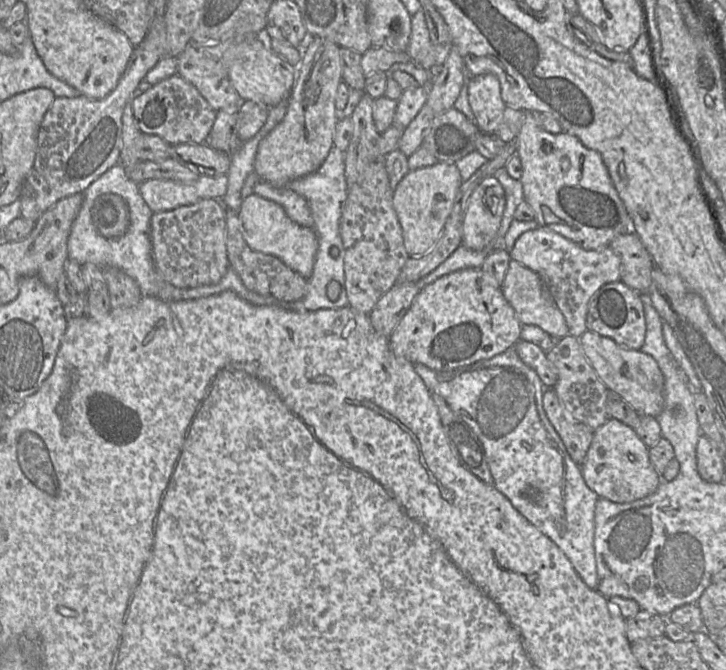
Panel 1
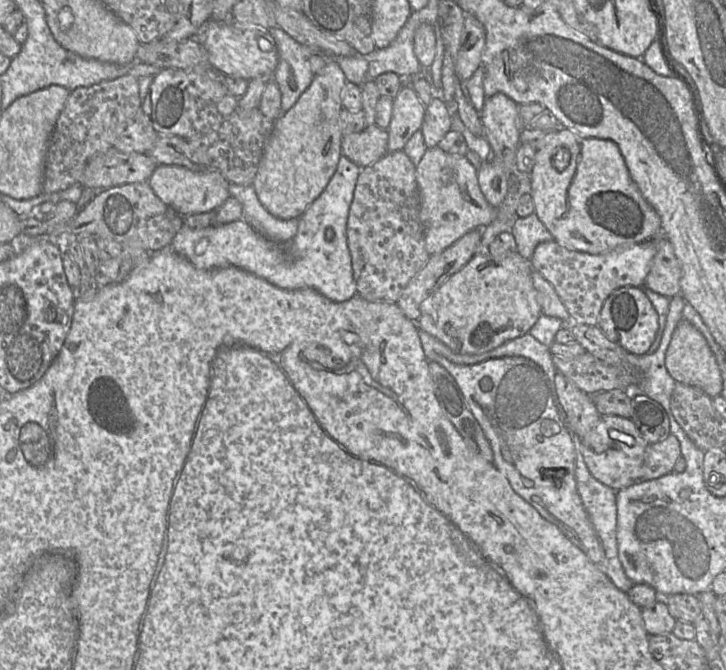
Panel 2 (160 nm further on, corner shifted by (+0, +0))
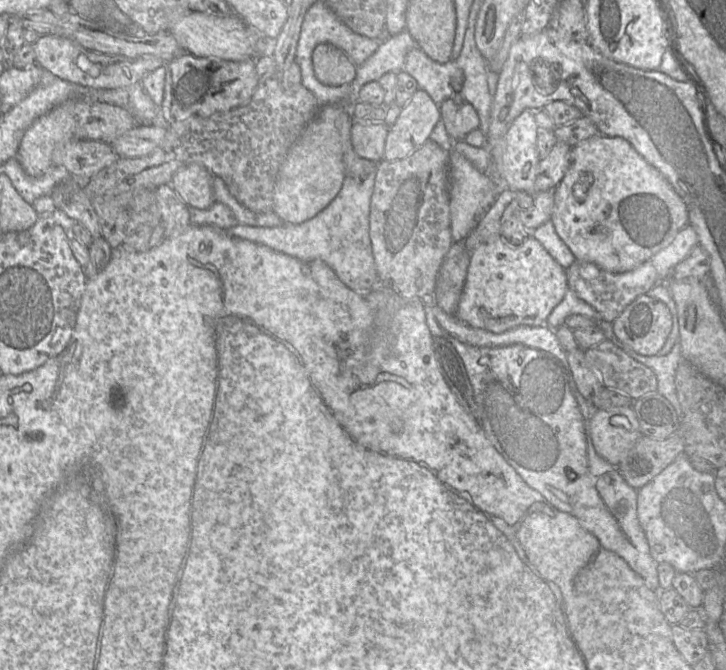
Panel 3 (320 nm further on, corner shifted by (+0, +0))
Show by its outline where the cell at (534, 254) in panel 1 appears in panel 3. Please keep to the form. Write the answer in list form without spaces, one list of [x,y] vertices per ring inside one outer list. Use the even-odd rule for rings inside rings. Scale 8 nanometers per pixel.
[[[686,225],[669,246],[631,271],[612,273],[593,263],[575,261],[566,269],[569,290],[597,311],[598,322],[612,323],[637,297],[647,294],[656,284],[665,283],[675,266],[697,245],[698,237],[695,230]]]

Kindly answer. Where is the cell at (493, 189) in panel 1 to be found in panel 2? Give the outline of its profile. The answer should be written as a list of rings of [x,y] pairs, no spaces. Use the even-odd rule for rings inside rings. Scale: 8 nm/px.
[[[496,93],[490,97],[486,97],[484,106],[480,112],[484,136],[492,148],[493,158],[490,161],[483,161],[478,168],[478,183],[488,203],[495,208],[499,208],[503,203],[513,175],[518,173],[515,159],[516,152],[521,144],[520,133],[522,130],[519,122],[518,108],[519,105],[507,95]]]

